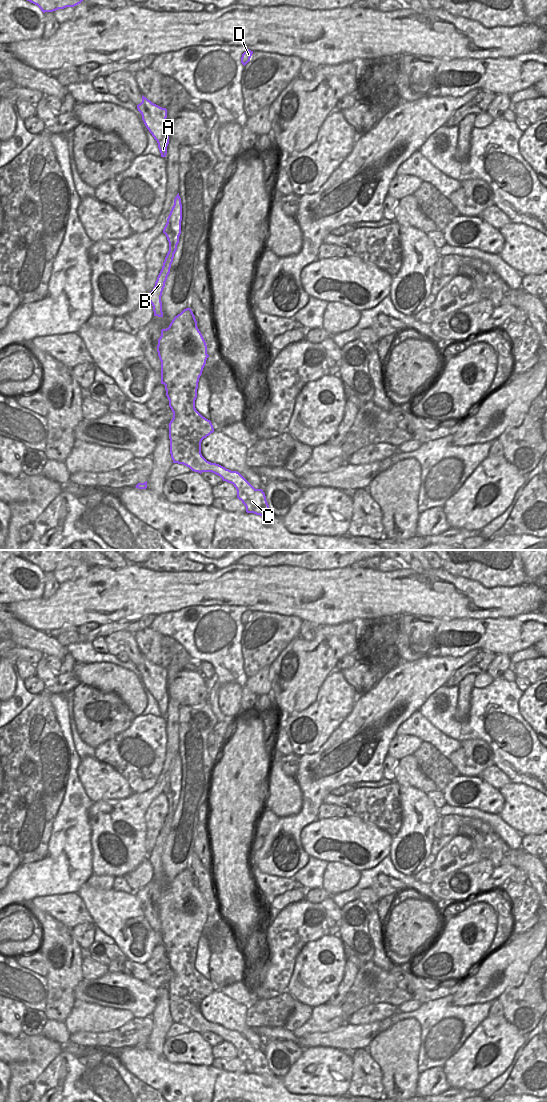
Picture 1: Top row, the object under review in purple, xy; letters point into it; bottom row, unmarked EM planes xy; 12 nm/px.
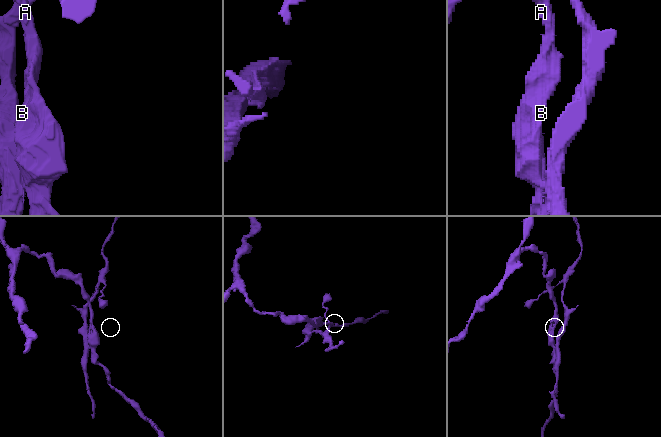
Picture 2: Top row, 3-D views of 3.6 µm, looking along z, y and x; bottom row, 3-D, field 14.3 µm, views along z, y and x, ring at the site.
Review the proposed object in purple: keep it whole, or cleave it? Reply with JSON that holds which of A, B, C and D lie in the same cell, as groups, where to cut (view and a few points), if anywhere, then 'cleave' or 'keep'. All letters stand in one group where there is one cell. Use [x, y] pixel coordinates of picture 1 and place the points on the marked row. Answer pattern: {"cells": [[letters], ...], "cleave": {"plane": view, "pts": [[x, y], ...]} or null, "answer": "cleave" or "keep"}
{"cells": [["A", "B", "C"], ["D"]], "cleave": {"plane": "xy", "pts": [[161, 375], [161, 380]]}, "answer": "cleave"}

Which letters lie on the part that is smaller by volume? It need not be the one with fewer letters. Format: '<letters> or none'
D

